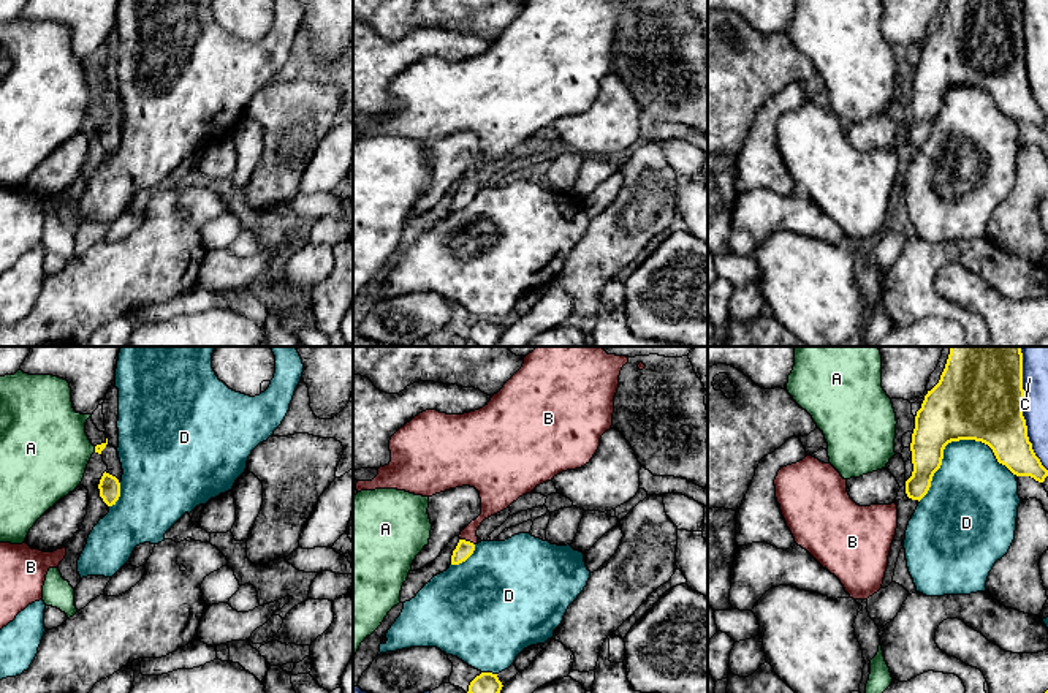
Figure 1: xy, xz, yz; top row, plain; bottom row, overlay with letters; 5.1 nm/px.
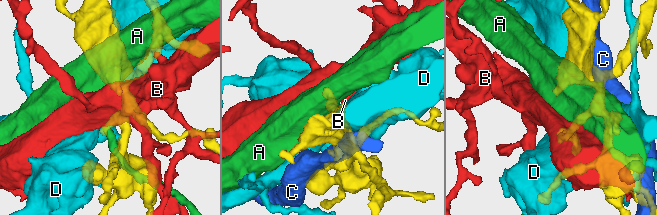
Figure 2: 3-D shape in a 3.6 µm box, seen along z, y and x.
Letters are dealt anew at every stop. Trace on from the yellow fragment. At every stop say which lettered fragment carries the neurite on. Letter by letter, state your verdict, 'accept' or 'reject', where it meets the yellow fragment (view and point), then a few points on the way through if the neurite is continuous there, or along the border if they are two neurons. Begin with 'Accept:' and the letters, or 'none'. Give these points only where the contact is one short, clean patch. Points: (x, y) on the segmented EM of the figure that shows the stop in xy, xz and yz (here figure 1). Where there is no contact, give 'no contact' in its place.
Accept: B
A: reject; contact xy (95, 450); border xy (94, 446), (95, 451)
B: accept; contact xz (467, 541); way xz (464, 549), (467, 541), (470, 529), (494, 500)
C: reject; contact yz (1021, 408)
D: reject; contact yz (956, 440)

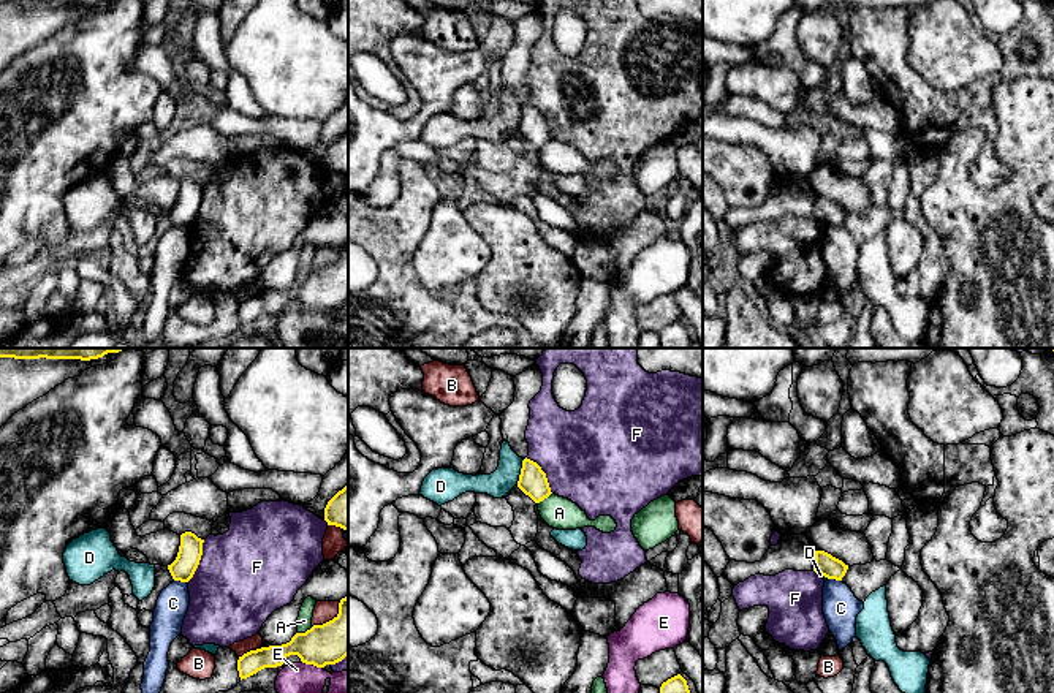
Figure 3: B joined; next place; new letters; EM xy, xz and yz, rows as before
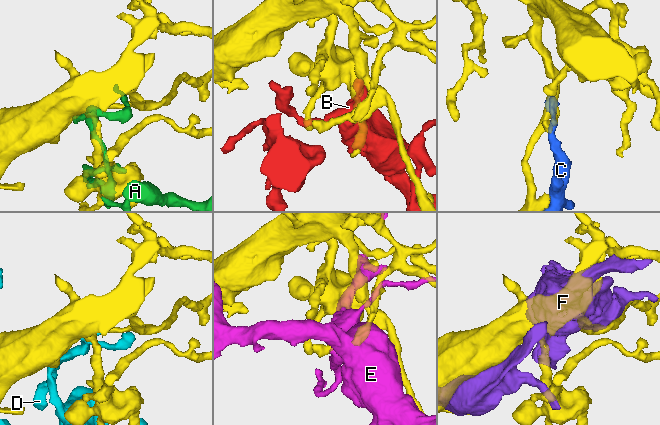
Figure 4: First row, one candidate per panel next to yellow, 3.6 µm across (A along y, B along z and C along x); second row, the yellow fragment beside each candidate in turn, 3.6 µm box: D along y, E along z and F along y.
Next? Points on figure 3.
Accept: none
A: reject; contact xz (543, 499)
B: reject; contact xy (250, 651)
C: reject; contact yz (834, 578); border yz (828, 578), (841, 581)
D: reject; contact xz (521, 472)
E: reject; contact xy (312, 663)
F: reject; contact xy (198, 562)

